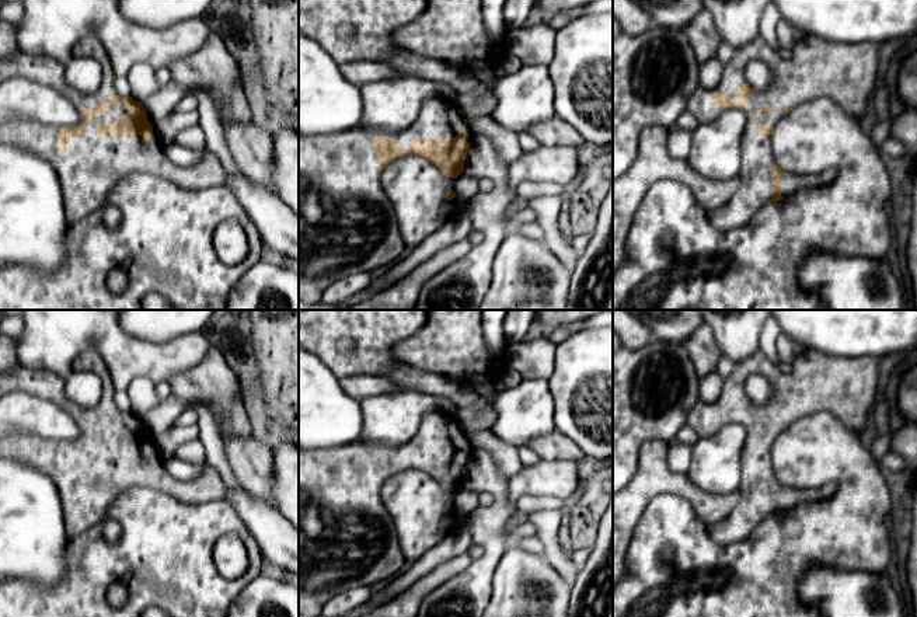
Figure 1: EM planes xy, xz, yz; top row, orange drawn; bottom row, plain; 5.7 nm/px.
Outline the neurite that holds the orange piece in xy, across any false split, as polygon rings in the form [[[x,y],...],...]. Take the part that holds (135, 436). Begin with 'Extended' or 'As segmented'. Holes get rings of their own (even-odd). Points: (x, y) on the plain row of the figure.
Extended. [[[93,349],[81,352],[73,360],[72,370],[93,372],[101,379],[102,395],[94,408],[83,408],[69,400],[64,393],[64,377],[52,370],[27,367],[18,363],[10,370],[0,372],[0,398],[14,391],[42,397],[69,414],[81,429],[81,436],[74,440],[57,442],[35,435],[13,435],[0,439],[0,456],[38,468],[55,482],[70,540],[100,526],[102,537],[108,543],[116,543],[122,529],[112,516],[114,502],[123,491],[135,487],[157,489],[189,505],[223,499],[226,485],[219,471],[212,466],[208,466],[196,478],[189,481],[177,481],[165,471],[164,459],[153,438],[147,435],[143,418],[132,411],[116,408],[114,401],[116,390],[98,352]]]

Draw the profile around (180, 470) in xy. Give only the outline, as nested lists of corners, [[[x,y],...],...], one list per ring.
[[[177,456],[164,459],[165,471],[177,481],[196,478],[209,464],[206,461],[185,461]]]

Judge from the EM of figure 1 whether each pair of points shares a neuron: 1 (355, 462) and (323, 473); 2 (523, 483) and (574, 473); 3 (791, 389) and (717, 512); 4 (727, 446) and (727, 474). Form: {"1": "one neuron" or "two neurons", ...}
{"1": "one neuron", "2": "one neuron", "3": "one neuron", "4": "one neuron"}

